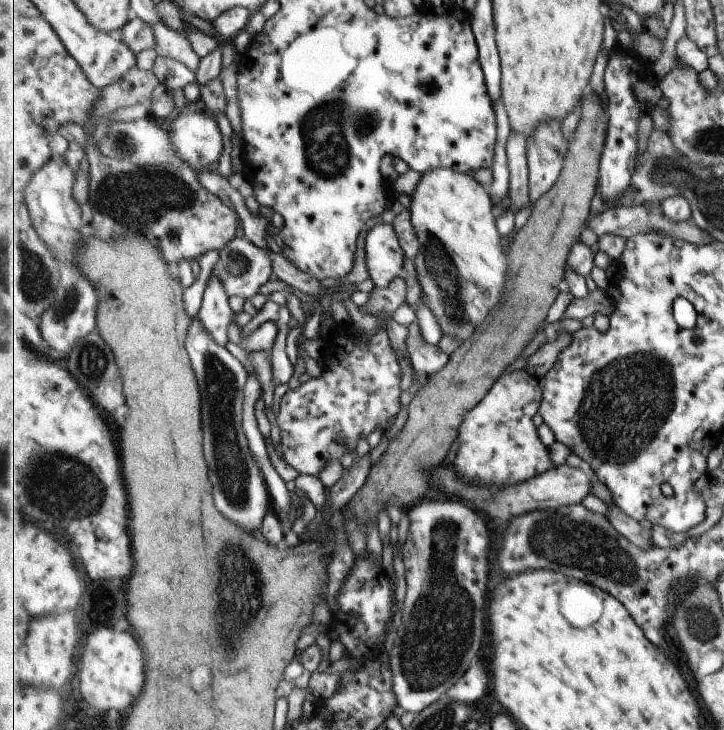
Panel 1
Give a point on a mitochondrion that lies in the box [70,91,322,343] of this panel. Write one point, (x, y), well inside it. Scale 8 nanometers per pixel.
(135, 200)

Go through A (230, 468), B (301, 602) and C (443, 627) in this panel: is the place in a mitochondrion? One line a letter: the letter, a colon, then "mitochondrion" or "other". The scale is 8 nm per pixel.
A: mitochondrion
B: other
C: mitochondrion

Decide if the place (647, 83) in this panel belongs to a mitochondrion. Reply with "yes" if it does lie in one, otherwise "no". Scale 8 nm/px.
no

